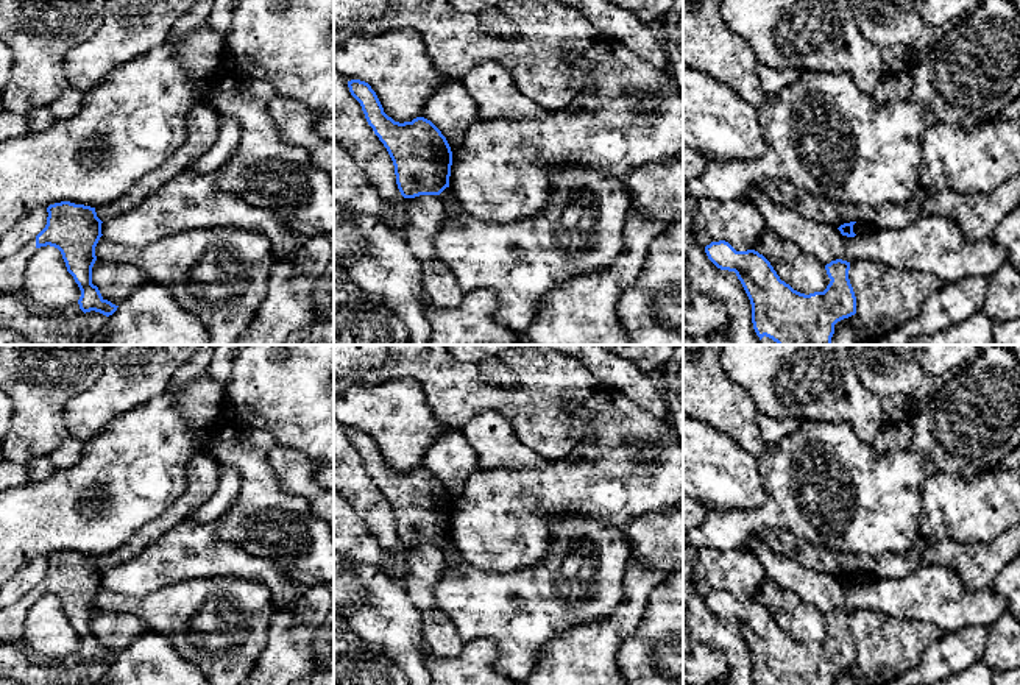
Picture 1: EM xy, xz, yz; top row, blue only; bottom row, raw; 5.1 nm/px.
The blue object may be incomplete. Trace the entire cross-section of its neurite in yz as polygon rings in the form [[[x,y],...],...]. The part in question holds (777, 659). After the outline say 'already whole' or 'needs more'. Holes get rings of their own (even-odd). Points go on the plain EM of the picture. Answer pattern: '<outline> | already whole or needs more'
[[[719,590],[707,594],[705,602],[717,618],[736,623],[752,654],[756,685],[833,685],[838,671],[856,663],[847,610],[827,613],[831,629],[827,638],[805,644],[781,630],[770,612],[755,599],[736,601]]] | already whole

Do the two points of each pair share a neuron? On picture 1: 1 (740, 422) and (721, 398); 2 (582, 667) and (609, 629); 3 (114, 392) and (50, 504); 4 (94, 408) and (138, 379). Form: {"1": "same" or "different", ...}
{"1": "same", "2": "same", "3": "different", "4": "same"}

